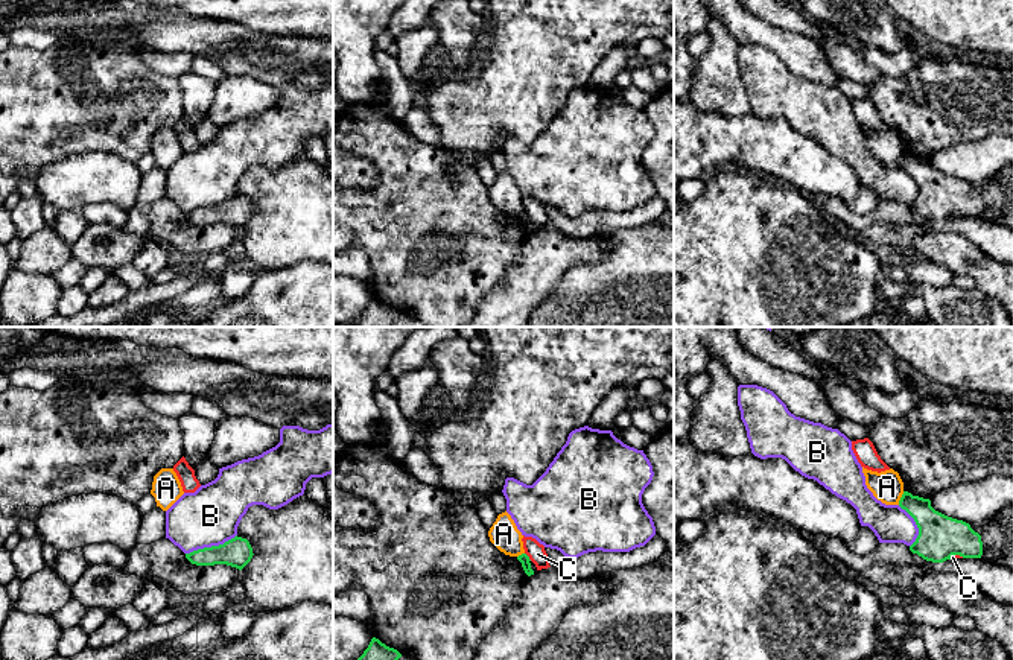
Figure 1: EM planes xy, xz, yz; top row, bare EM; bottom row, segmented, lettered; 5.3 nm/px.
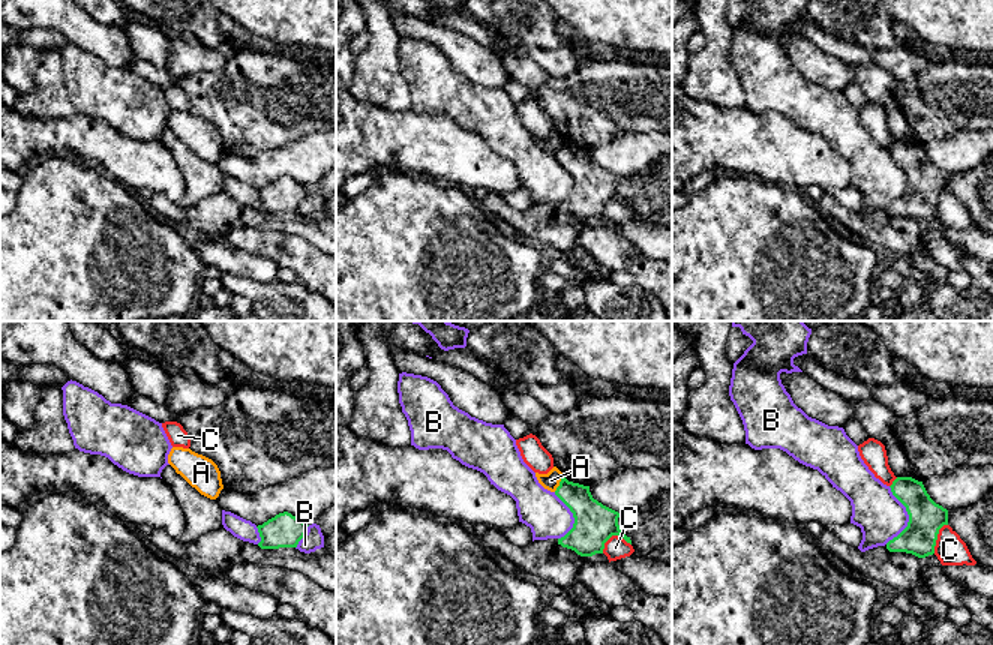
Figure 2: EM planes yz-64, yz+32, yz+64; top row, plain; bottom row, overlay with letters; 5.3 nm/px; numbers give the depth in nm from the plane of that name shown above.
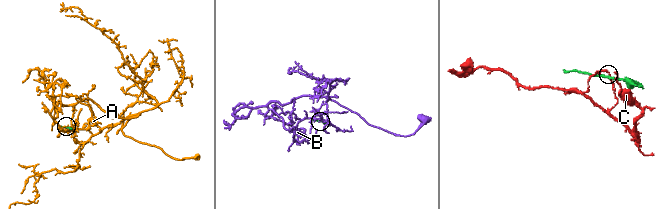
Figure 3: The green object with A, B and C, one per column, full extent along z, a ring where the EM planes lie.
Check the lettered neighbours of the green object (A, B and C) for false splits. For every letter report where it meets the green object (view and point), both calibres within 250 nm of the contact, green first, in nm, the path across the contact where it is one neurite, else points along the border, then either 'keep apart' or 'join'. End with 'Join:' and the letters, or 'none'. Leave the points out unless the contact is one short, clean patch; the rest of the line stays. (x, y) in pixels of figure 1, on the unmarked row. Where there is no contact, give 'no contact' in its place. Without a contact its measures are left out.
A: meets green in yz at (901, 157); 190 nm thick on the green side, 160 nm on the other; border along yz (904, 151), (898, 163); keep apart
B: meets green in xy at (212, 206); 160 nm thick on the green side, 300 nm on the other; keep apart
C: meets green in xz at (528, 216); 60 nm thick on the green side, 90 nm on the other; keep apart
Join: none

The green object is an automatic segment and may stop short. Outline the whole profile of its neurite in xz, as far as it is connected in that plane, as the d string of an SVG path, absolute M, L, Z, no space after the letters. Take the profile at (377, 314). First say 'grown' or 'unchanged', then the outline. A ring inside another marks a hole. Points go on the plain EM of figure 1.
unchanged | M373 297L364 313L350 322L351 327L392 327L402 313Z

